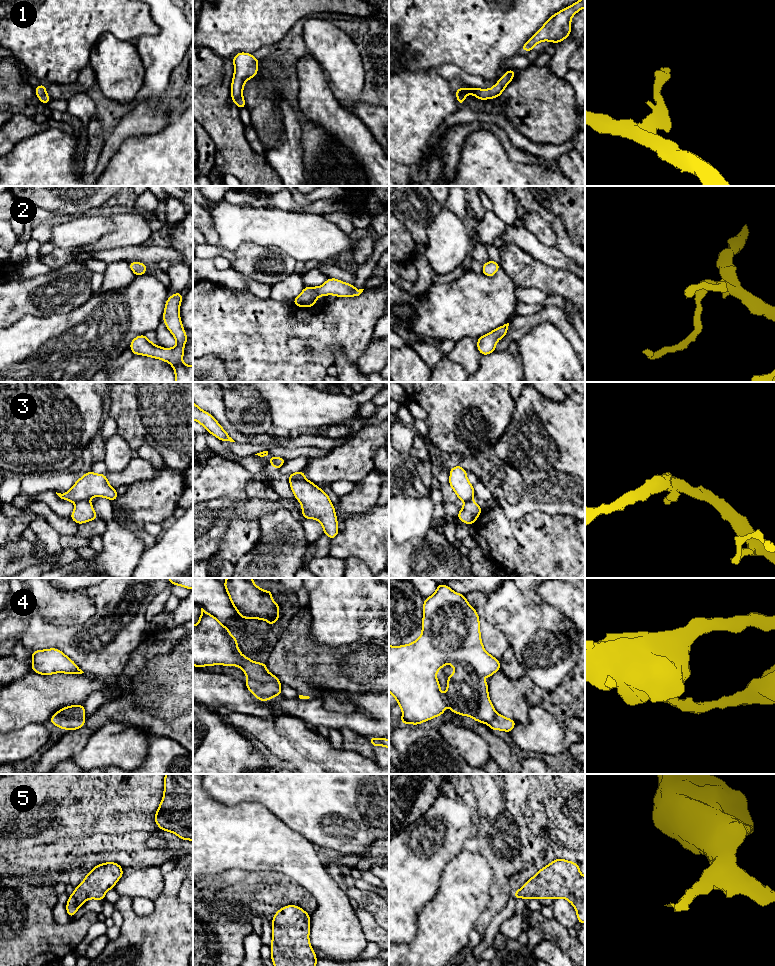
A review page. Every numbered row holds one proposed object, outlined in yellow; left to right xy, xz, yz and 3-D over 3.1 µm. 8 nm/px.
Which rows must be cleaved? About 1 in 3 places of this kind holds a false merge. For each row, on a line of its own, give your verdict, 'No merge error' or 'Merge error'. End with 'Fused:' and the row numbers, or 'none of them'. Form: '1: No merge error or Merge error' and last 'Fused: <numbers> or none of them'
1: No merge error
2: No merge error
3: Merge error
4: Merge error
5: No merge error
Fused: 3, 4

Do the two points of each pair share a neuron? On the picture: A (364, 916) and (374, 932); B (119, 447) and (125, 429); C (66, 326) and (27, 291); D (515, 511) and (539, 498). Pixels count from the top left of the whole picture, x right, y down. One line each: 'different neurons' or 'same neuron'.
A: same neuron
B: different neurons
C: different neurons
D: same neuron

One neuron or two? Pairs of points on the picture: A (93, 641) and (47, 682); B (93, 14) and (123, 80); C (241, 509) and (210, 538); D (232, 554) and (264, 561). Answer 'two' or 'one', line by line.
A: two
B: two
C: one
D: two

